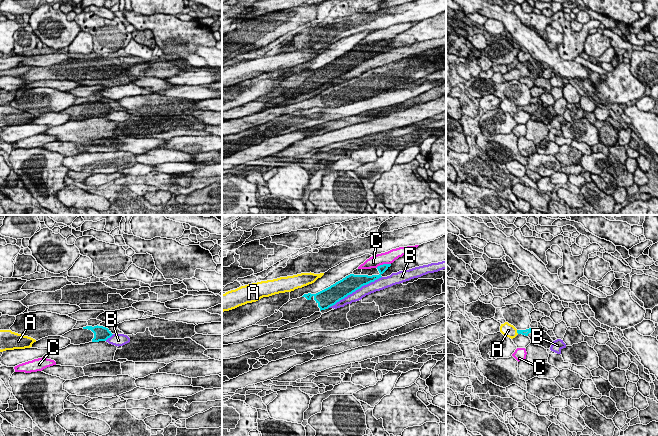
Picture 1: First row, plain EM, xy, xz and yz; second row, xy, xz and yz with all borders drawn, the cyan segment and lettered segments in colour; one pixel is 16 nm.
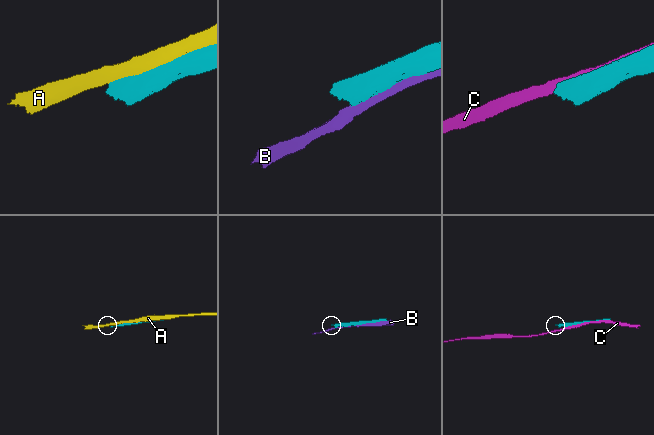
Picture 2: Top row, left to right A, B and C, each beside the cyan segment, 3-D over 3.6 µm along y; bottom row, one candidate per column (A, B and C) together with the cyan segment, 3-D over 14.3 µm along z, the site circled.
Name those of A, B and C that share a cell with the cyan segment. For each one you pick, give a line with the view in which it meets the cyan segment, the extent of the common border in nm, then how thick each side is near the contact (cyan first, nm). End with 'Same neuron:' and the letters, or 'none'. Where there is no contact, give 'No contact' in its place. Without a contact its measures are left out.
Same neuron: none

